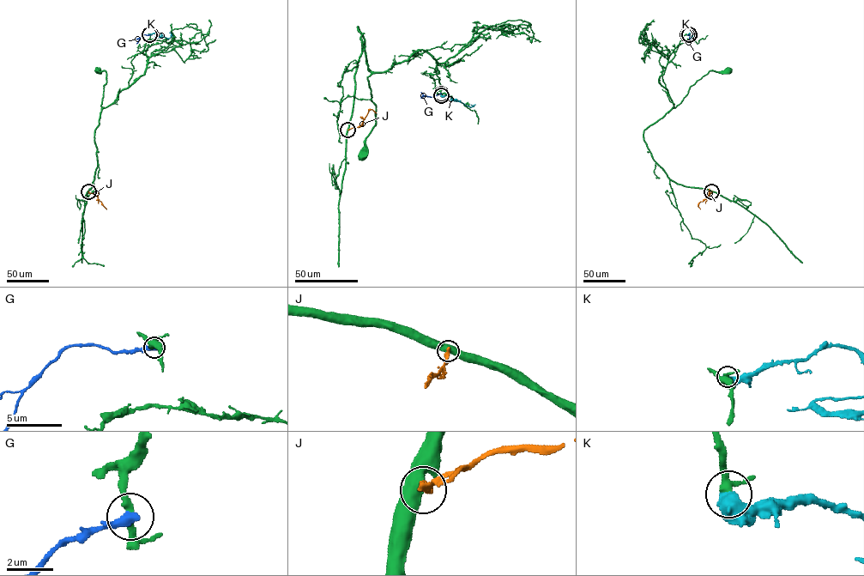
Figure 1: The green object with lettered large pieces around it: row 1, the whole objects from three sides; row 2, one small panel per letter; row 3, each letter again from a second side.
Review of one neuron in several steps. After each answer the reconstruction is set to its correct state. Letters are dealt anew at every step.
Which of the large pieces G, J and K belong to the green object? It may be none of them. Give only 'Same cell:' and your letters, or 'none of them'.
Same cell: K

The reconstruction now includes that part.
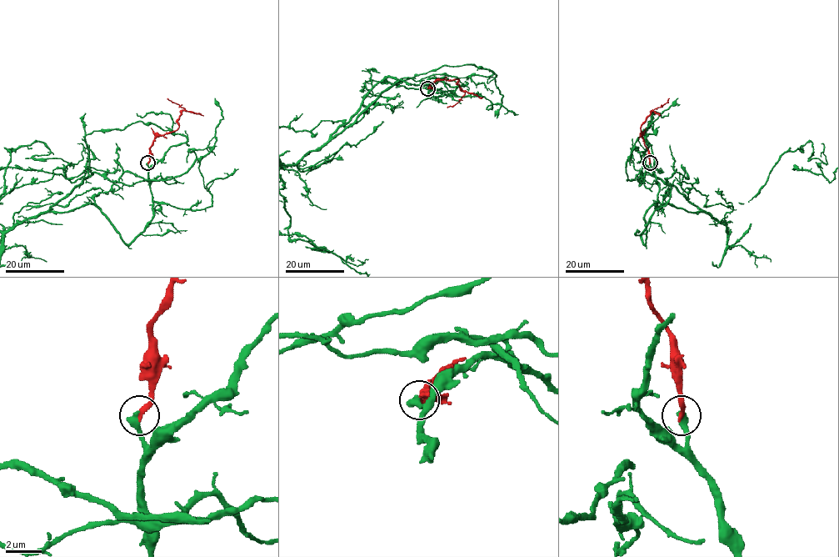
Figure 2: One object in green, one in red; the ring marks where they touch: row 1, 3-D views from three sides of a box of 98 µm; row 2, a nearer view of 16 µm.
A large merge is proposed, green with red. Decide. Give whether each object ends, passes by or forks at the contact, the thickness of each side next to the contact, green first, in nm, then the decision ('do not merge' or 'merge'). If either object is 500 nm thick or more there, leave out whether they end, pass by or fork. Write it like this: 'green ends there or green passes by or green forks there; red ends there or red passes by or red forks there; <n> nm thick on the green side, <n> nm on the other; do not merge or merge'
green ends there; red ends there; 440 nm thick on the green side, 300 nm on the other; merge

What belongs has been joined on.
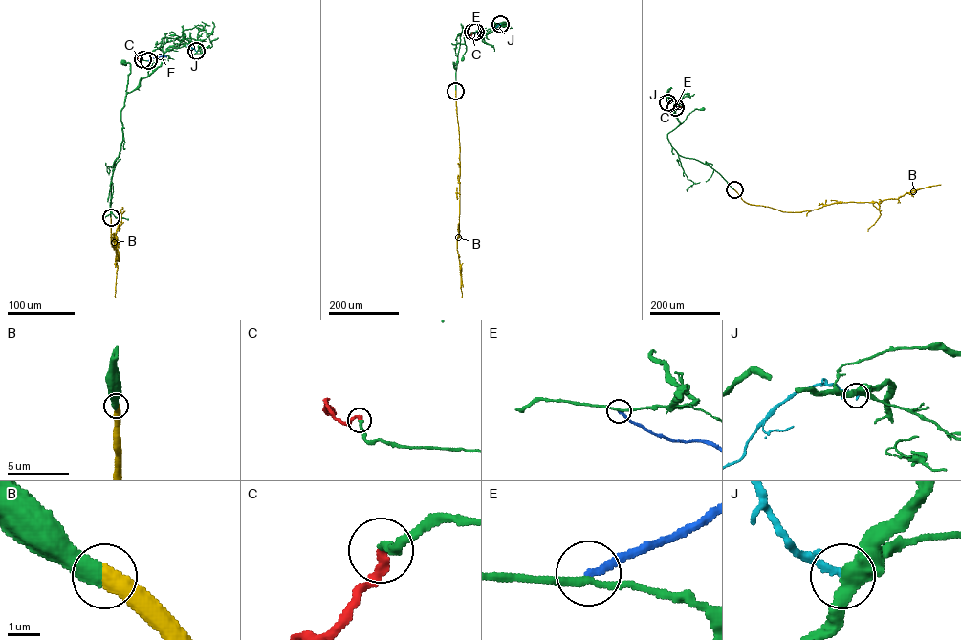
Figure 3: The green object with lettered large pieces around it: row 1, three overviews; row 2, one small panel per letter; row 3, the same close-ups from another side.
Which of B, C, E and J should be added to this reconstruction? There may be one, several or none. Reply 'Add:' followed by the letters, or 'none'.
Add: B, C

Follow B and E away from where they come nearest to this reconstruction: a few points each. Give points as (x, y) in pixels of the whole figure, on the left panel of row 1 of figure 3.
B: (111, 217), (111, 243), (119, 260), (119, 242), (114, 241), (113, 234), (122, 207)
E: (148, 60), (166, 57)

